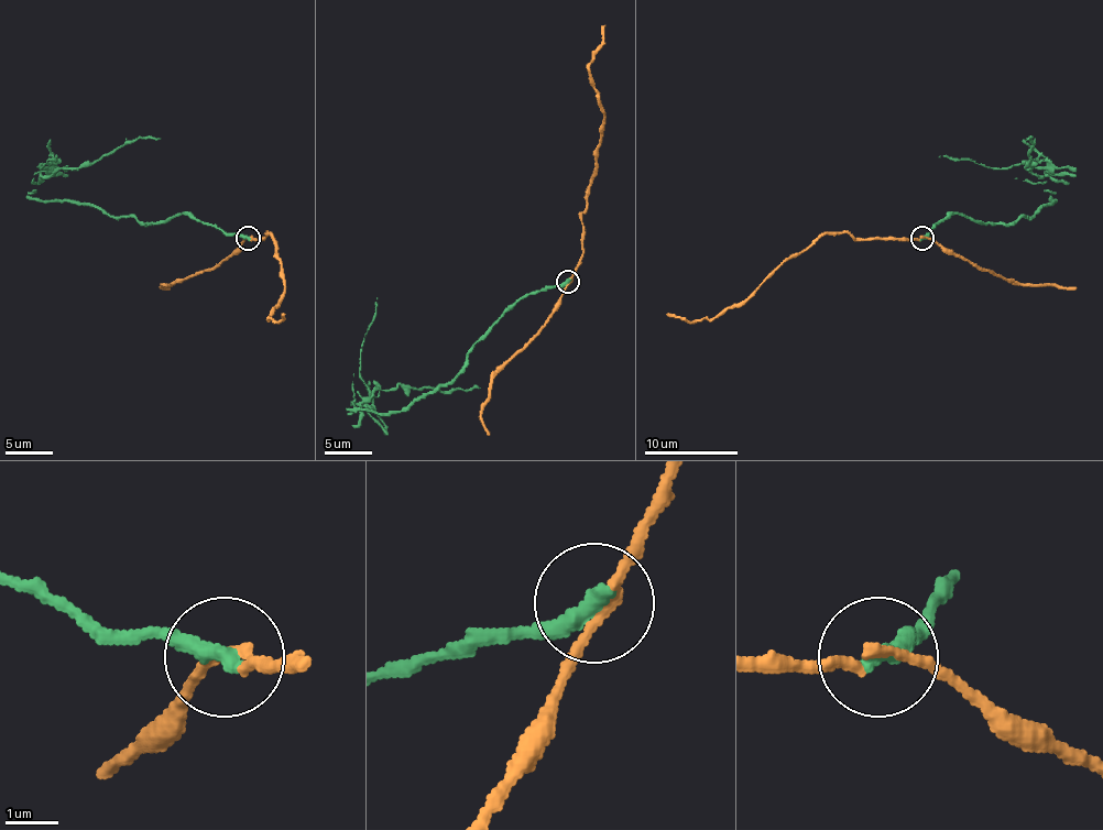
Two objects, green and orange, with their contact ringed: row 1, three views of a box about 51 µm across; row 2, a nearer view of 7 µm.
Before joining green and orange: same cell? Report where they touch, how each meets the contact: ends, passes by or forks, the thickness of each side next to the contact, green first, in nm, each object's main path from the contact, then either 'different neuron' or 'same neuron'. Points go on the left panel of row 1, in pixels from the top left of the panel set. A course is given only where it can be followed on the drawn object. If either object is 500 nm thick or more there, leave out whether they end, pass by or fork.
at (248, 238); green ends there; orange passes by; 400 nm thick on the green side, 180 nm on the other; green runs (247, 237), (186, 214), (140, 224), (80, 203), (34, 199), (30, 195), (53, 160), (41, 165), (57, 157); orange runs (250, 237), (263, 240), (269, 232), (271, 235), (284, 291), (271, 319), (277, 321), (284, 315); different neuron

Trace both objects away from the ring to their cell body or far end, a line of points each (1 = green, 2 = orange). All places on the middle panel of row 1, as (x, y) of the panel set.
1: (567, 282), (527, 293), (450, 382), (401, 411), (349, 411), (357, 399), (372, 403), (361, 352), (378, 298)
2: (569, 282), (583, 251), (581, 214), (588, 207), (594, 151), (604, 113), (590, 68), (602, 43), (604, 24)

